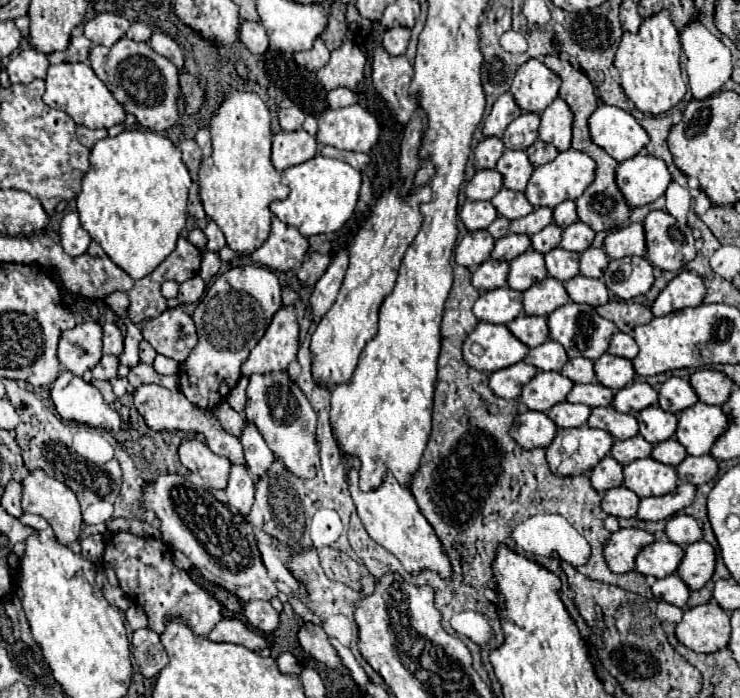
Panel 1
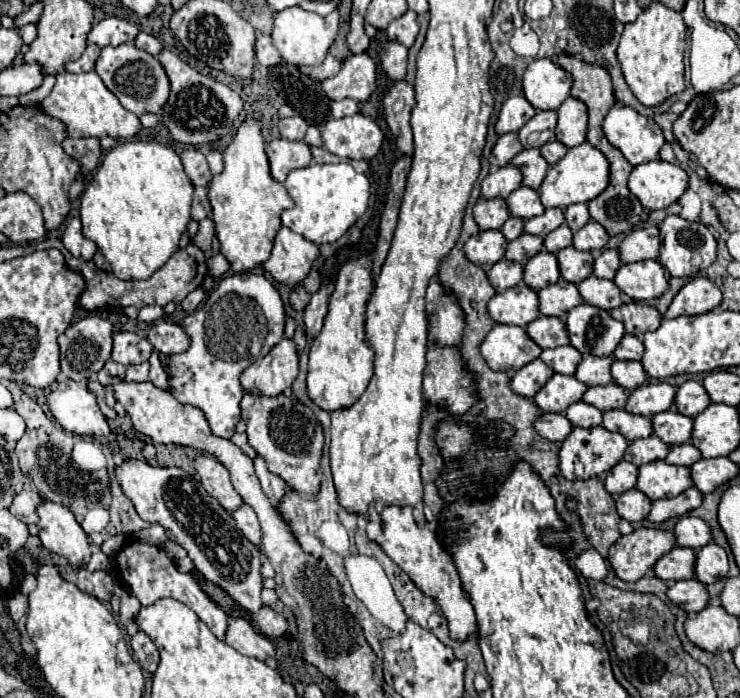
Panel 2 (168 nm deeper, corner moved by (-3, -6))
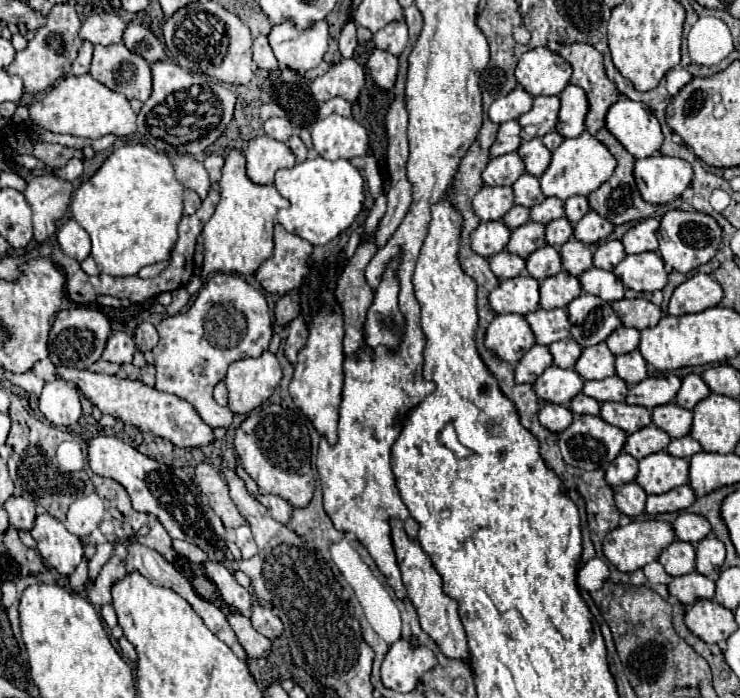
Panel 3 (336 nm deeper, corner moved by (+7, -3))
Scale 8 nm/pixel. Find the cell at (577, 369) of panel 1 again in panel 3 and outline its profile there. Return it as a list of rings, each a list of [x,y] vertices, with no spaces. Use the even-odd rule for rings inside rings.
[[[598,343],[598,345],[582,349],[582,355],[576,361],[574,371],[584,381],[592,381],[592,379],[600,381],[614,375],[614,359],[616,357],[610,353],[606,343]]]

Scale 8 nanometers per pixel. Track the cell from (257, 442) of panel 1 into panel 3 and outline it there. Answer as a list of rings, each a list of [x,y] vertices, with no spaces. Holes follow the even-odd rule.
[[[258,493],[256,499],[270,511],[270,515],[280,521],[280,523],[288,523],[290,521],[290,513],[292,513],[292,505],[288,501],[284,501],[278,495],[262,495]]]

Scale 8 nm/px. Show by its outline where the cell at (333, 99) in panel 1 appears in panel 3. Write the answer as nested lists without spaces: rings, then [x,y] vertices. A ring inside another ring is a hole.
[[[334,97],[330,101],[326,101],[322,107],[320,107],[320,117],[328,117],[332,113],[338,113],[338,115],[344,115],[344,117],[350,117],[352,111],[350,111],[350,103],[342,97]]]

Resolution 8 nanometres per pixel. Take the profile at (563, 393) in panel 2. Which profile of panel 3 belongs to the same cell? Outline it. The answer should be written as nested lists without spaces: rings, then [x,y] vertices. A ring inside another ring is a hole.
[[[550,365],[536,379],[534,391],[546,403],[568,405],[570,399],[582,391],[582,385],[584,385],[582,377],[572,369],[560,369],[556,365]]]

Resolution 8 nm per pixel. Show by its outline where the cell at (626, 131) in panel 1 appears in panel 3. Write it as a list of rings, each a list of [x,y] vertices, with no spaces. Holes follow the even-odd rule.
[[[620,97],[606,113],[606,129],[634,157],[644,159],[654,155],[662,145],[660,123],[642,103]]]

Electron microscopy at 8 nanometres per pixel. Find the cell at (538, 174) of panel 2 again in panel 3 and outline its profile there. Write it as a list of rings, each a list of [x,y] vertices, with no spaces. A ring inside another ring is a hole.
[[[538,137],[524,141],[516,153],[524,161],[526,173],[530,173],[534,177],[540,177],[546,171],[546,167],[550,165],[550,151],[542,145],[542,139],[538,139]]]

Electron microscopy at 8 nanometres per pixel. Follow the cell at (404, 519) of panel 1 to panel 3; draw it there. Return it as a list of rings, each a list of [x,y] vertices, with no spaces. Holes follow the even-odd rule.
[[[390,519],[390,527],[392,527],[392,545],[396,551],[396,561],[398,561],[398,567],[402,573],[402,583],[406,587],[408,599],[414,603],[414,607],[418,611],[422,629],[438,643],[438,647],[442,649],[442,653],[446,657],[468,661],[466,633],[464,633],[464,627],[462,627],[462,621],[458,615],[458,603],[442,591],[442,577],[438,575],[432,559],[426,555],[426,551],[422,551],[418,541],[412,541],[406,535],[404,523],[400,519]]]

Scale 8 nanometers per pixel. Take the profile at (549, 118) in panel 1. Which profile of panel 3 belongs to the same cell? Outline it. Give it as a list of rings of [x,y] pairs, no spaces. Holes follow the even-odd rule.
[[[568,85],[560,93],[560,113],[556,123],[556,133],[562,137],[578,137],[584,131],[584,119],[588,113],[588,99],[584,91],[576,85]]]

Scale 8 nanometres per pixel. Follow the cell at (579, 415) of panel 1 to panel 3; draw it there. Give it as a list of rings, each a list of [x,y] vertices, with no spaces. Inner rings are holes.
[[[578,393],[578,395],[570,401],[568,409],[570,409],[574,415],[600,415],[600,403],[598,403],[596,399],[592,399],[592,397],[586,397],[584,393]]]

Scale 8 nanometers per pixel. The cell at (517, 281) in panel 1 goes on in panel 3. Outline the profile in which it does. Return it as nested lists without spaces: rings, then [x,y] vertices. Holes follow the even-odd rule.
[[[544,245],[538,251],[534,251],[528,259],[526,259],[526,271],[530,277],[534,277],[536,281],[544,281],[546,277],[552,277],[556,273],[562,271],[562,263],[560,263],[560,253],[550,247]]]

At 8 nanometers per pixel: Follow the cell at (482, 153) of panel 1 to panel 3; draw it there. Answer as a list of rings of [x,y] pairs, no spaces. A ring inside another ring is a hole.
[[[506,121],[498,129],[496,141],[490,147],[490,157],[512,153],[512,151],[516,151],[520,147],[520,143],[522,143],[522,139],[520,139],[520,125],[518,125],[518,121]]]

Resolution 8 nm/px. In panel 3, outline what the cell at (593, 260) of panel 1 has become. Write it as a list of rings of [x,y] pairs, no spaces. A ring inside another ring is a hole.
[[[606,241],[606,243],[600,243],[598,249],[594,251],[594,267],[610,271],[624,257],[626,257],[626,253],[624,253],[624,247],[620,241]]]

